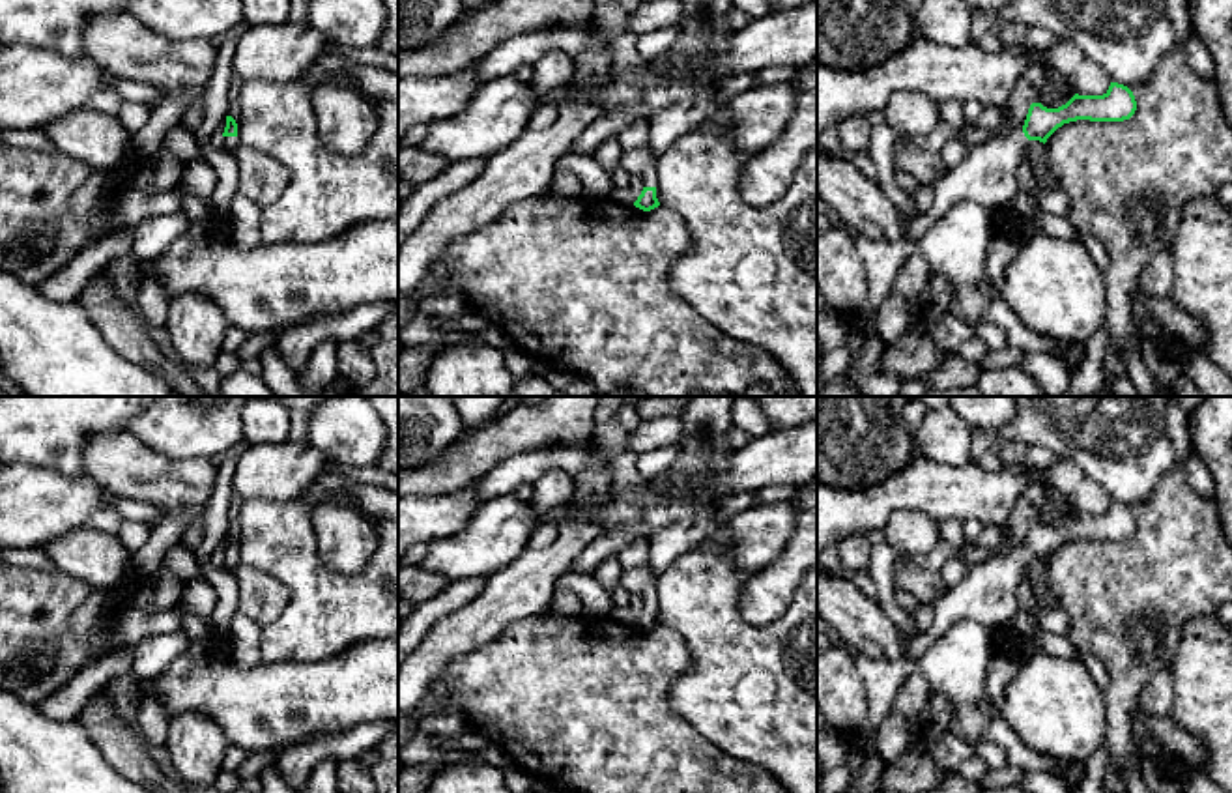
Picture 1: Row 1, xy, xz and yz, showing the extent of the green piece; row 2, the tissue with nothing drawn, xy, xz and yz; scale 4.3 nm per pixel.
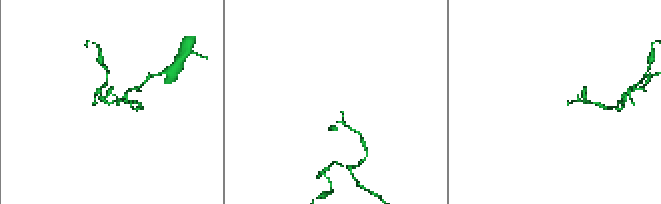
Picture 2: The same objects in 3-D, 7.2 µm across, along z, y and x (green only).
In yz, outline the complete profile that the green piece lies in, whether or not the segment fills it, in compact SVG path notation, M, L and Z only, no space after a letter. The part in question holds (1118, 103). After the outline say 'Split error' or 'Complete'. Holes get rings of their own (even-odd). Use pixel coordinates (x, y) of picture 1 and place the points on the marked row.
M1110 82L1103 95L1075 94L1058 108L1032 103L1021 129L996 131L993 138L976 146L952 172L935 183L935 200L929 209L914 217L903 215L907 239L912 243L922 239L957 202L978 200L996 217L1017 211L1017 166L1023 163L1030 140L1045 144L1064 123L1077 120L1124 122L1135 110L1137 101L1133 92L1118 82Z. Split error

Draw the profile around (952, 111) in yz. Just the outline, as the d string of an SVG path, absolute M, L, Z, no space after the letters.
M948 99L944 103L938 103L940 116L942 120L953 127L953 129L963 129L967 127L967 112L965 112L965 103L957 99Z

